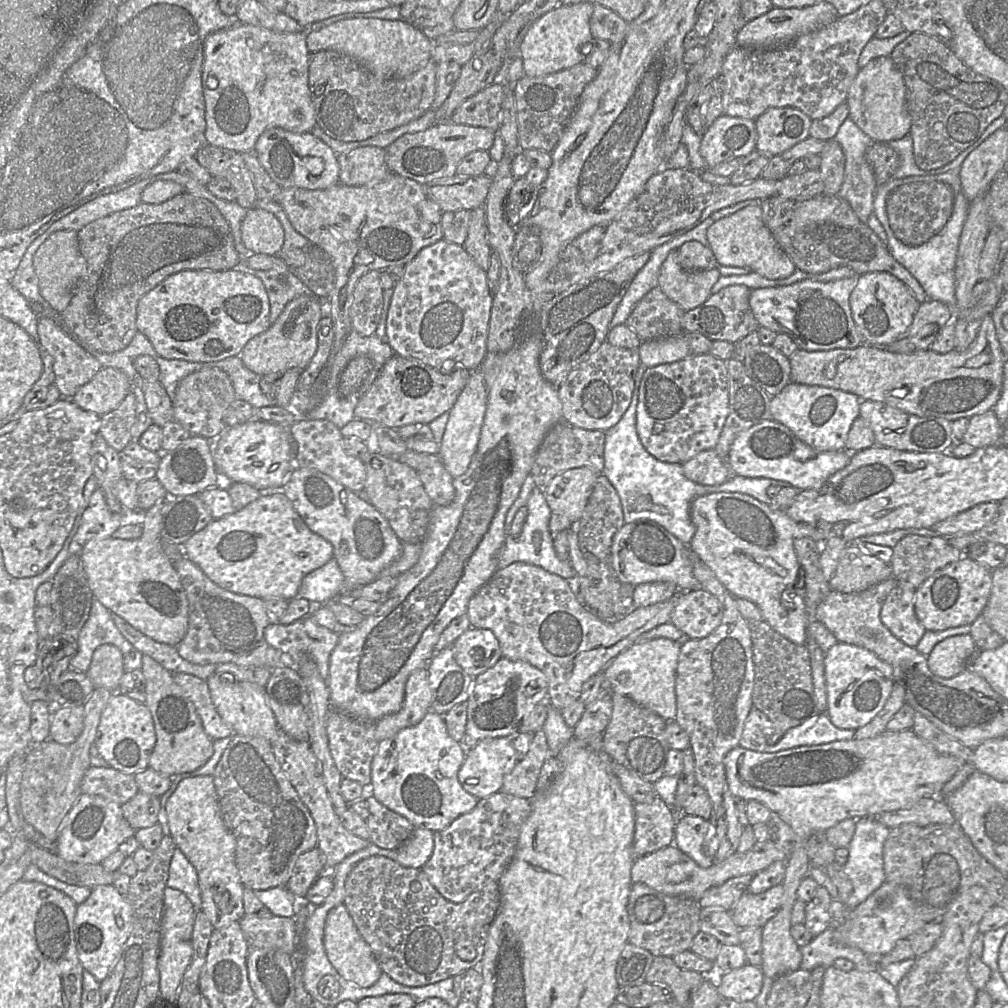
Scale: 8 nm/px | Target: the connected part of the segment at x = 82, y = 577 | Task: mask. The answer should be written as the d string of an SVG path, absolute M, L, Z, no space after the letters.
M79 555L67 558L52 579L51 608L53 621L45 638L41 638L35 665L41 670L42 682L36 691L36 699L50 702L51 688L58 678L70 669L70 661L78 648L78 636L89 618L94 595L88 585L87 576Z

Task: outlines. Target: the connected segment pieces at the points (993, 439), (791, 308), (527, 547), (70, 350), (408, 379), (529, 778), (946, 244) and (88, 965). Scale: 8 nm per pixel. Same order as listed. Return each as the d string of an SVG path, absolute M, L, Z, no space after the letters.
M992 409L969 418L968 428L961 442L975 449L996 445L1000 442L1003 425Z
M859 276L830 282L807 279L787 286L751 290L749 305L759 326L787 335L800 350L853 349L863 344L849 301Z
M536 486L532 489L525 507L527 508L527 515L522 532L516 537L506 536L505 542L498 554L498 568L505 568L514 562L524 562L539 566L552 574L556 574L574 583L577 577L575 570L569 561L560 559L554 549L553 538L549 529L552 511L545 500L544 493Z
M39 317L38 334L42 345L53 358L54 384L62 397L71 399L78 389L90 381L102 368L101 363L79 343L75 336L71 336L51 318Z
M394 354L383 366L369 390L359 399L354 416L370 423L392 429L409 424L429 424L450 411L466 386L471 371L457 367L449 373L439 370L414 358Z
M541 728L531 734L527 754L505 776L501 791L531 800L536 793L541 768L549 755L546 735Z
M959 169L945 173L937 170L927 171L930 176L914 176L903 178L902 183L919 181L940 181L953 193L952 213L944 227L933 237L920 245L906 245L899 241L894 235L891 227L887 227L887 247L893 258L901 264L919 282L928 300L942 302L952 309L955 305L955 263L959 246L960 235L966 221L970 202L961 190Z
M112 884L94 887L90 896L77 906L74 934L78 959L82 967L97 981L102 982L117 961L131 932L132 922L131 905Z

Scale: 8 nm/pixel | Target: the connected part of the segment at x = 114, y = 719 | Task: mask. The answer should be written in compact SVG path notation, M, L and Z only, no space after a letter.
M119 692L113 693L101 714L95 738L96 748L109 767L132 775L145 770L156 740L153 718L146 704Z

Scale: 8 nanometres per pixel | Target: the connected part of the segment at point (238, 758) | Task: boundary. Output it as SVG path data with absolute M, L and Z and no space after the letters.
M233 734L213 777L222 818L236 840L236 865L244 887L267 890L285 886L299 856L317 846L317 828L310 811L278 763L270 741Z

